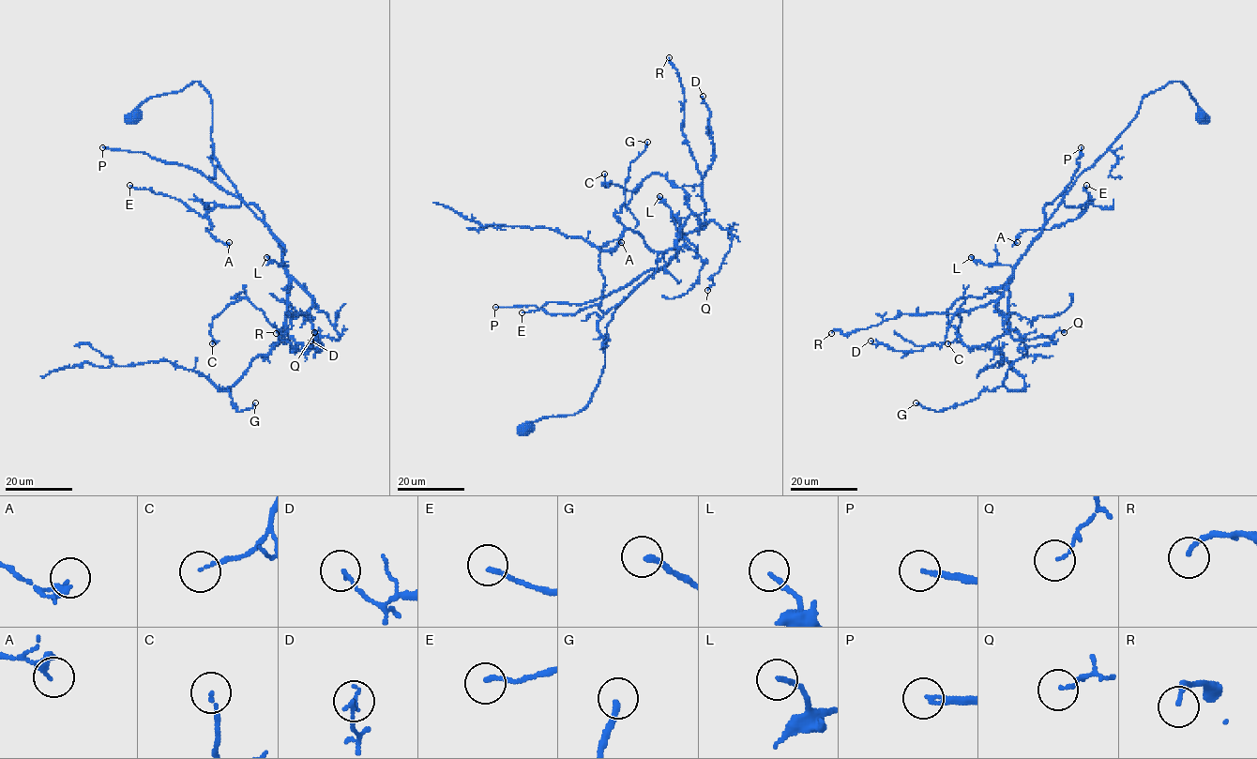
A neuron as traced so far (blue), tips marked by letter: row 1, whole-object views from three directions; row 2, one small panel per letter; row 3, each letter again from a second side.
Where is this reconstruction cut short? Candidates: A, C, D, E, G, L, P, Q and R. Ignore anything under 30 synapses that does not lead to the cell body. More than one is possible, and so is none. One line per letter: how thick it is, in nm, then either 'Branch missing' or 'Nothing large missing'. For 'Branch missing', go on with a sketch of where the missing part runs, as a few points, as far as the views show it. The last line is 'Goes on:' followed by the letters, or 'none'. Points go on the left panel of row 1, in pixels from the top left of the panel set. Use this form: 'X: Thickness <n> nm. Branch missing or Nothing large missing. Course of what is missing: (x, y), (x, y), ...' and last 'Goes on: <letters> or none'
A: Thickness 280 nm. Nothing large missing
C: Thickness 110 nm. Nothing large missing
D: Thickness 120 nm. Nothing large missing
E: Thickness 160 nm. Nothing large missing
G: Thickness 220 nm. Nothing large missing
L: Thickness 160 nm. Nothing large missing
P: Thickness 150 nm. Branch missing
Q: Thickness 100 nm. Nothing large missing
R: Thickness 130 nm. Nothing large missing
Goes on: P

